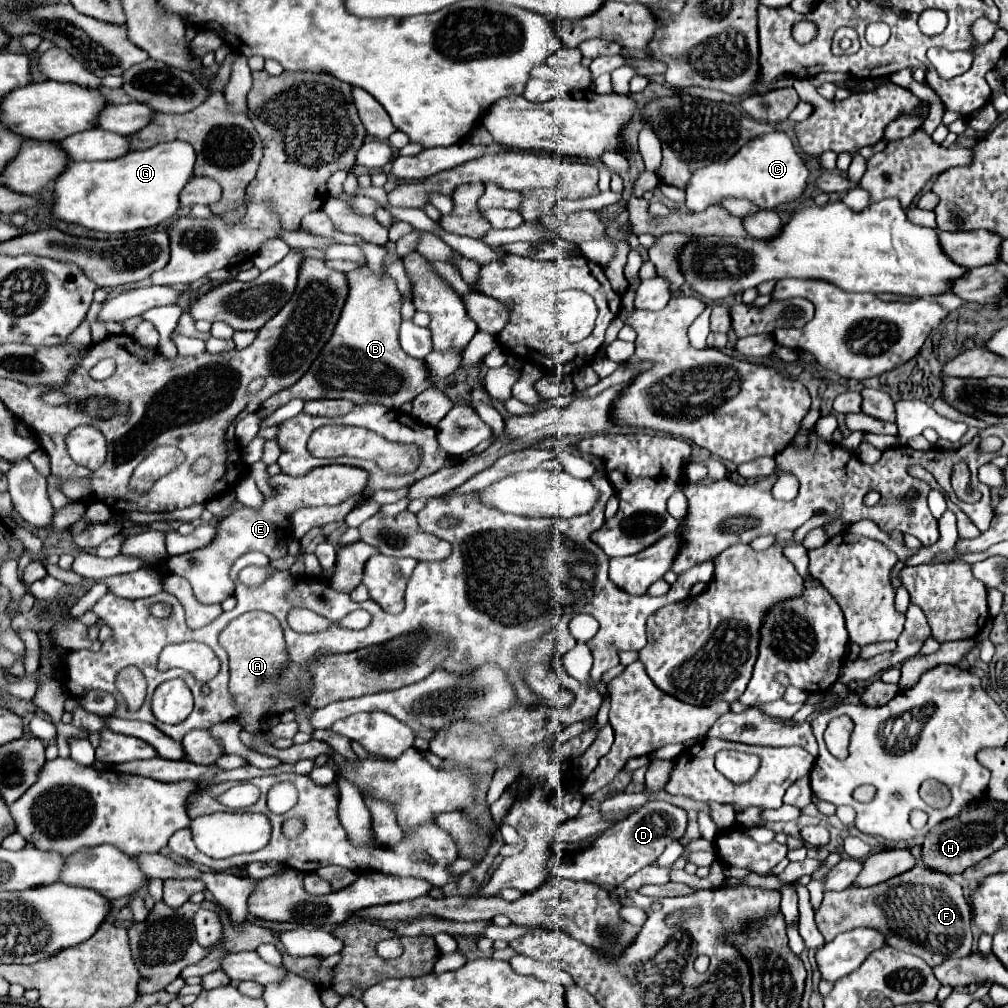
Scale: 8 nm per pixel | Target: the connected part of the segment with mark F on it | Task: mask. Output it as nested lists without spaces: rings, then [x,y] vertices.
[[[916,863],[910,871],[872,887],[826,891],[814,919],[826,941],[858,927],[872,927],[886,935],[886,945],[918,955],[930,967],[952,957],[966,957],[972,951],[972,913],[962,895],[962,887],[950,875],[930,871],[922,863]]]

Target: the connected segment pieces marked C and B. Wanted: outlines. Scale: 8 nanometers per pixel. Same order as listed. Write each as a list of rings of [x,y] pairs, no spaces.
[[[768,133],[748,141],[734,157],[724,163],[712,163],[696,169],[686,187],[686,207],[690,211],[704,211],[722,197],[748,199],[762,209],[774,209],[778,203],[792,201],[802,195],[808,179],[804,159],[796,153],[794,143],[784,133]]]
[[[392,241],[386,243],[386,251],[388,255],[382,261],[380,273],[374,273],[370,267],[358,267],[346,275],[350,281],[350,295],[332,339],[320,351],[312,367],[294,385],[278,391],[262,403],[262,417],[268,417],[294,397],[304,401],[348,399],[354,403],[380,403],[388,409],[400,409],[404,403],[410,403],[418,393],[430,387],[426,381],[428,373],[424,361],[408,357],[398,343],[402,295],[396,281],[388,275],[386,265],[392,265],[400,257],[396,255],[396,245]]]

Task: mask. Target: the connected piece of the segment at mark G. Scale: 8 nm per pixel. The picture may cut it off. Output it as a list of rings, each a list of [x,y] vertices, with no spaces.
[[[184,141],[158,143],[144,151],[132,151],[112,161],[70,161],[56,177],[50,215],[104,233],[126,233],[154,227],[178,211],[178,195],[192,177],[196,155]]]

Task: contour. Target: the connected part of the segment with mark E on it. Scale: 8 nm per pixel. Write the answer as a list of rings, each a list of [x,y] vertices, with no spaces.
[[[324,465],[312,469],[304,477],[290,477],[278,473],[270,477],[268,483],[272,485],[274,495],[264,495],[264,503],[260,509],[250,509],[244,505],[232,509],[226,517],[222,517],[214,525],[216,537],[210,545],[184,555],[174,555],[166,561],[166,567],[172,573],[184,577],[192,585],[192,591],[200,603],[222,603],[224,599],[234,595],[234,581],[230,579],[230,567],[240,555],[248,551],[260,551],[270,561],[284,557],[288,553],[288,543],[294,537],[290,521],[294,511],[316,505],[340,505],[350,497],[360,495],[368,485],[368,471],[350,465]]]

